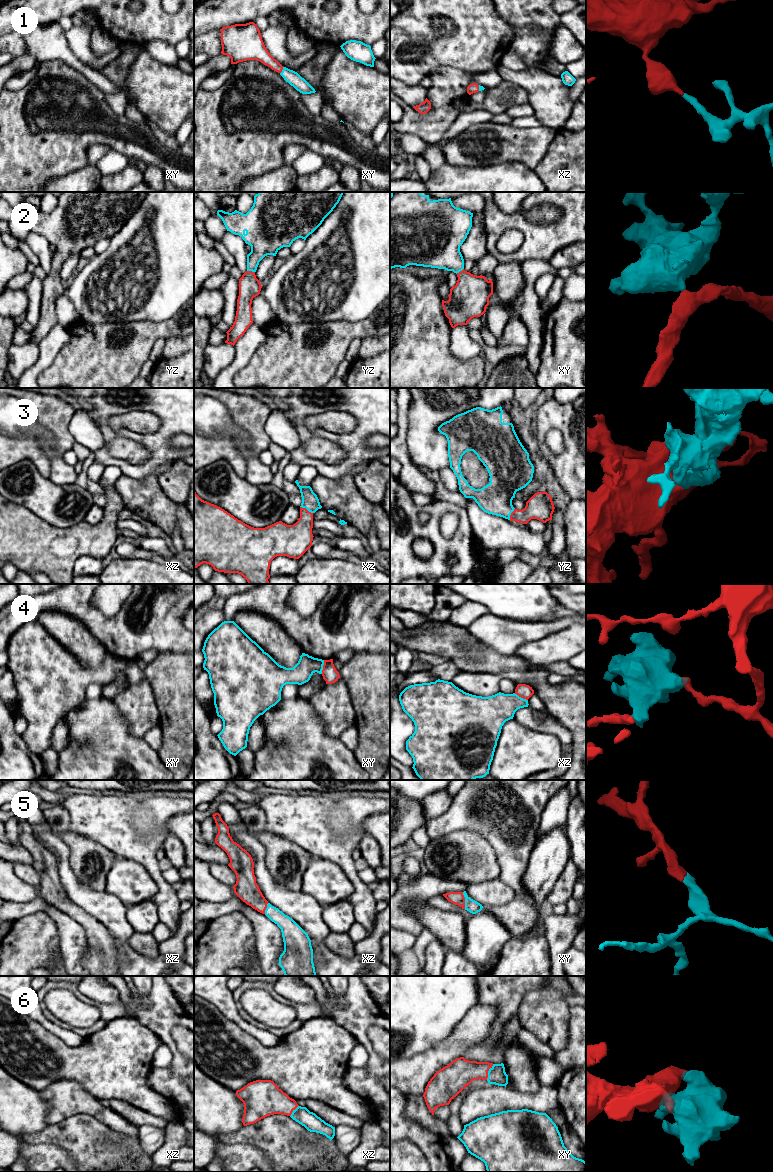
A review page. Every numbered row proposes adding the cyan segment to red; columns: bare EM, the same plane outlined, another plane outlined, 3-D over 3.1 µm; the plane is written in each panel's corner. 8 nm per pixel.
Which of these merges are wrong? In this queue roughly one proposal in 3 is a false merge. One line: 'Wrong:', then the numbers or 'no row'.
Wrong: 4

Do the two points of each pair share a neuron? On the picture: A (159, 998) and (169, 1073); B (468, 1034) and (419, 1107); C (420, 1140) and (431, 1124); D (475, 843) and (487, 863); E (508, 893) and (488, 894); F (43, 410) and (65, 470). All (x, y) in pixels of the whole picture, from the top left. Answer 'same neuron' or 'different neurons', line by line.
A: same neuron
B: different neurons
C: different neurons
D: same neuron
E: same neuron
F: different neurons

